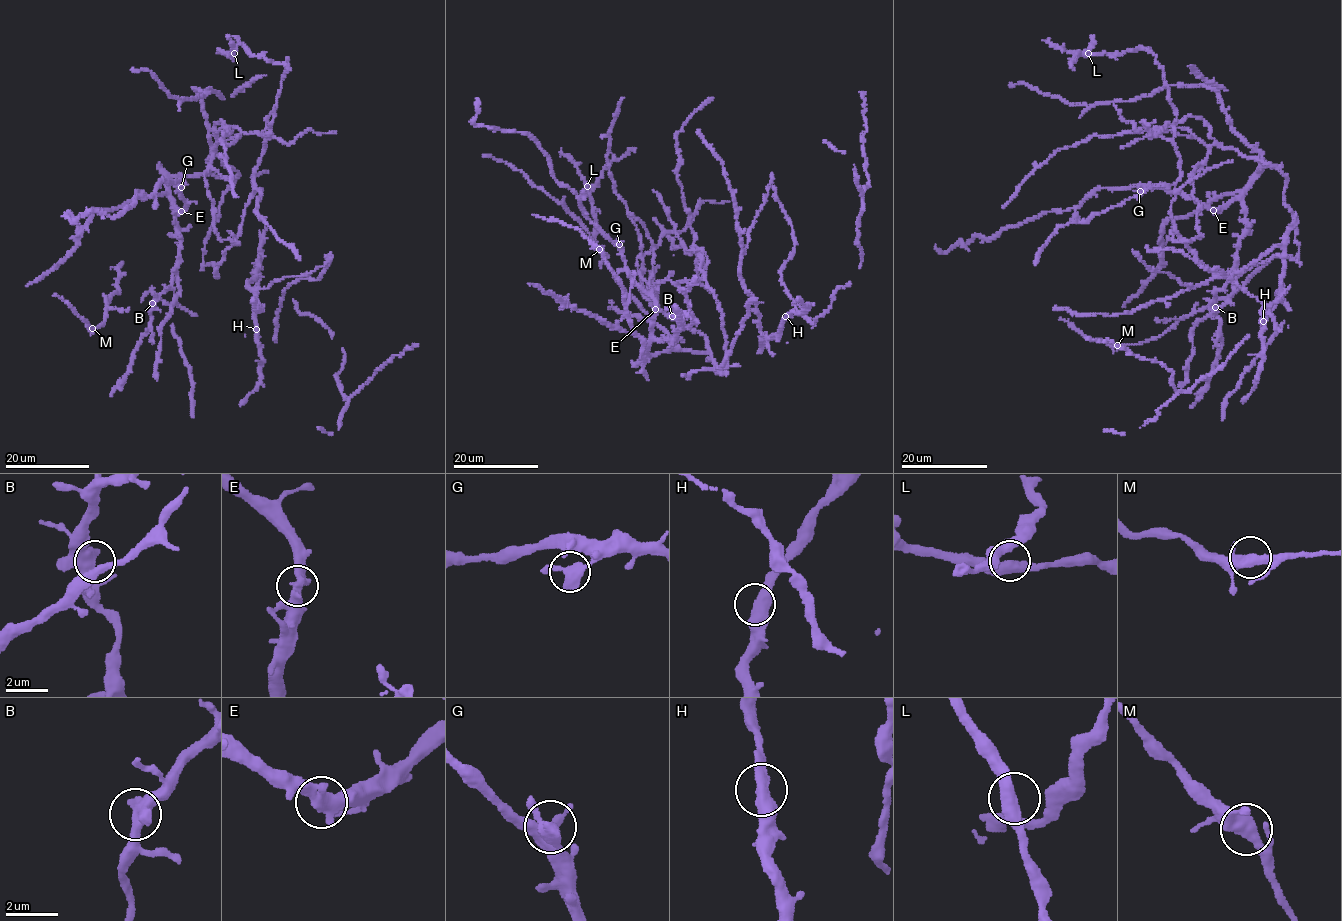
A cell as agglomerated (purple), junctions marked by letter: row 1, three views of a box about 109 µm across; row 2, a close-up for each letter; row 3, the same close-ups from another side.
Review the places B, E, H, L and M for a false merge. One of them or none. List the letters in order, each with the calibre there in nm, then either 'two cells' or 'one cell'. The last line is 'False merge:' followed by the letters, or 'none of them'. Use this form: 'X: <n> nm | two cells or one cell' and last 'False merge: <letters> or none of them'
B: 480 nm | one cell
E: 480 nm | one cell
H: 480 nm | one cell
L: 460 nm | one cell
M: 460 nm | one cell
False merge: none of them

